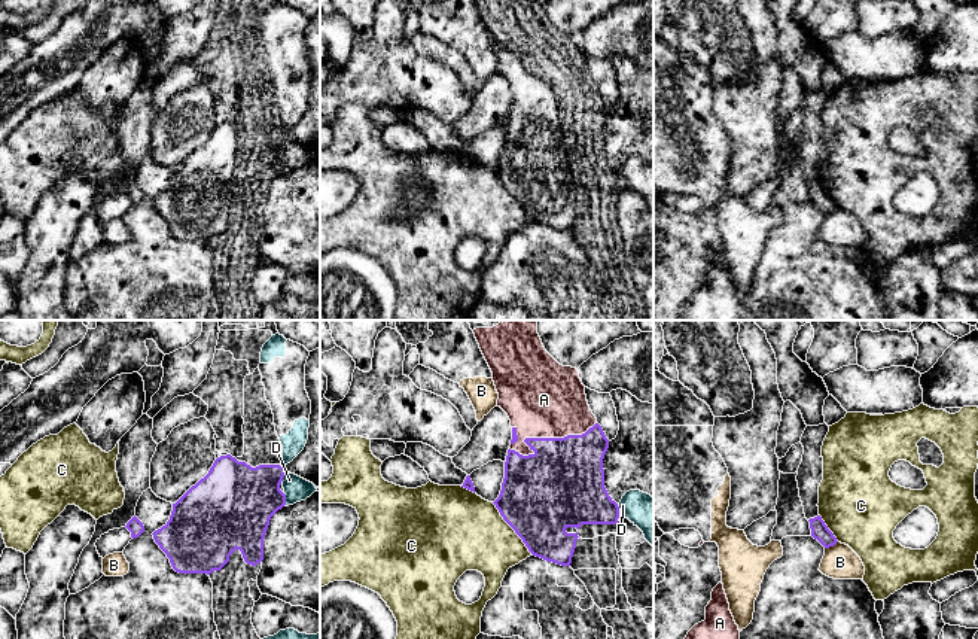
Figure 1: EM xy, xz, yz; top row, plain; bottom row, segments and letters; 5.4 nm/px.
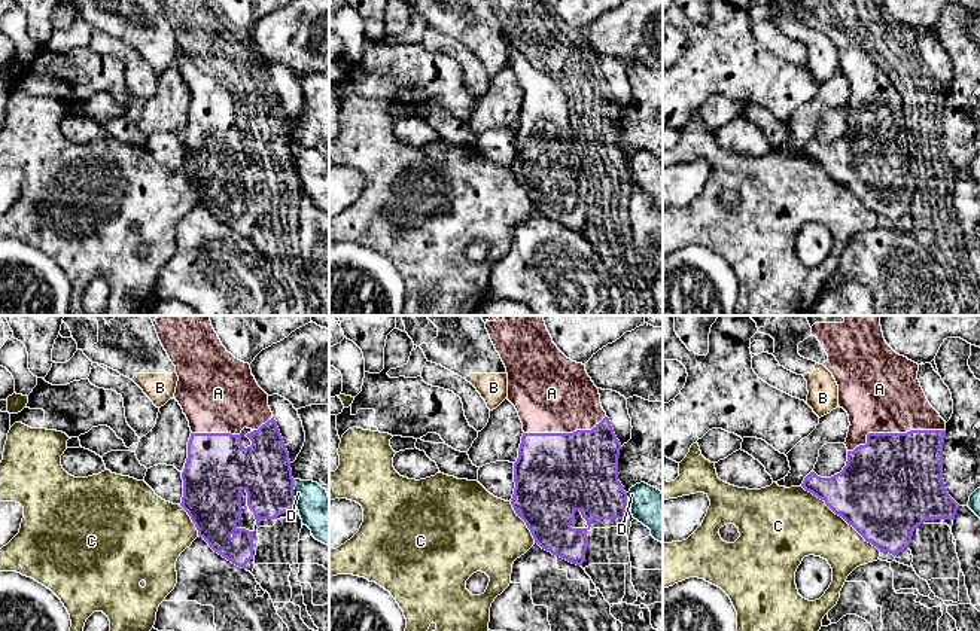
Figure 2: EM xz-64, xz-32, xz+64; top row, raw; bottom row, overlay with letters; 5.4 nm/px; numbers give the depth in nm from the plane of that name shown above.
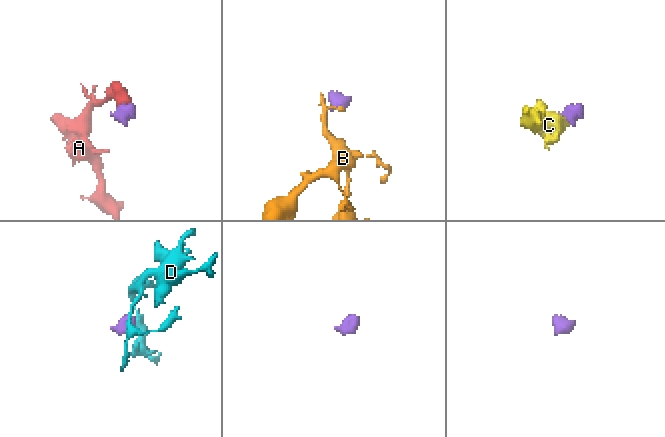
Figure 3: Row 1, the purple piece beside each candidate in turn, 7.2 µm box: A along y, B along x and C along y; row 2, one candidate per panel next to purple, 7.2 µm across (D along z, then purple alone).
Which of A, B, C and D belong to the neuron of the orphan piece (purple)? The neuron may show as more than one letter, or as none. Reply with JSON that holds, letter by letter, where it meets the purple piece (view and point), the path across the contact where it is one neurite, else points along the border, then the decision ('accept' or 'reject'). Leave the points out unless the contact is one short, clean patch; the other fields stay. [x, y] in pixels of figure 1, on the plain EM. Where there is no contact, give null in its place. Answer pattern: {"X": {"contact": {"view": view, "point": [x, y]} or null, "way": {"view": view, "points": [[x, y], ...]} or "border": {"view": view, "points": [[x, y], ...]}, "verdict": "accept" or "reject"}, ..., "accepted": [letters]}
{"A": {"contact": {"view": "xz", "point": [542, 105]}, "verdict": "accept"}, "B": {"contact": {"view": "yz", "point": [831, 212]}, "border": {"view": "yz", "points": [[837, 207], [825, 215]]}, "verdict": "reject"}, "C": {"contact": {"view": "xz", "point": [511, 192]}, "verdict": "reject"}, "D": {"contact": {"view": "xy", "point": [285, 166]}, "border": {"view": "xy", "points": [[283, 160], [285, 172]]}, "verdict": "reject"}, "accepted": ["A"]}

